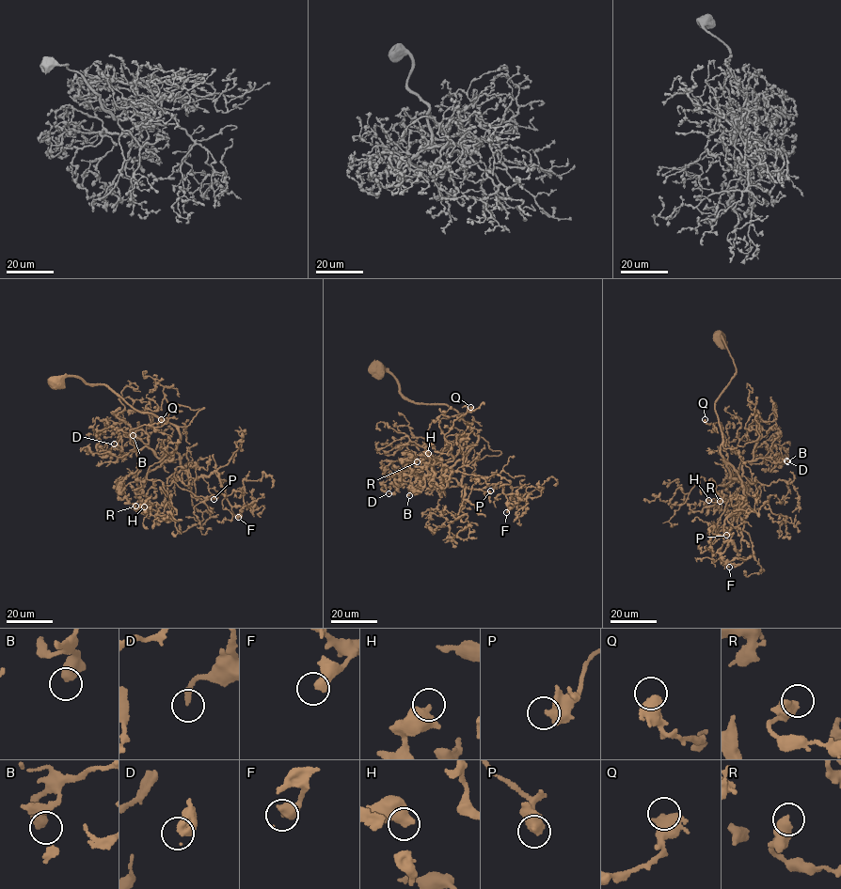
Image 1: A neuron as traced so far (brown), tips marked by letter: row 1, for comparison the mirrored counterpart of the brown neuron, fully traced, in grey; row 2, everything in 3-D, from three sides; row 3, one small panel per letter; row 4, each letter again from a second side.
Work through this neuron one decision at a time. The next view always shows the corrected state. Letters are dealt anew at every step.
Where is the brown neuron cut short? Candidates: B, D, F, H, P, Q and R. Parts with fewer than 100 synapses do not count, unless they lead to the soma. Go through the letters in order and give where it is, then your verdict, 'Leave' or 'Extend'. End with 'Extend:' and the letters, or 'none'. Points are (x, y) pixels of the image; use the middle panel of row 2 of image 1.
B: Place: (409, 495). Leave
D: Place: (388, 493). Leave
F: Place: (506, 512). Leave
H: Place: (428, 453). Leave
P: Place: (490, 491). Leave
Q: Place: (470, 407). Leave
R: Place: (417, 461). Leave
Extend: none

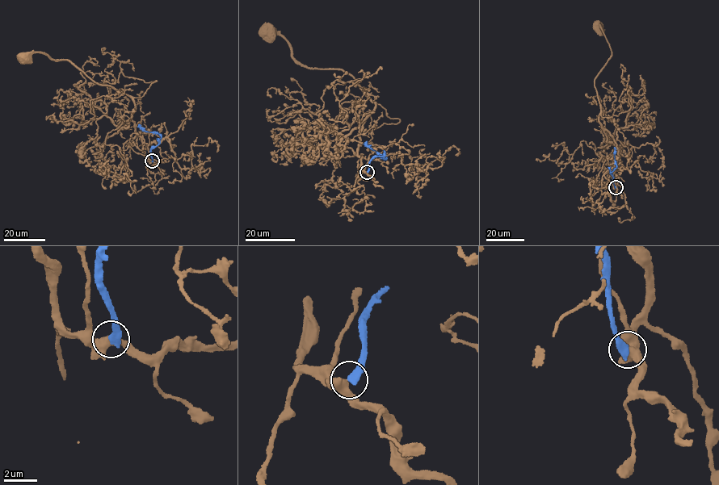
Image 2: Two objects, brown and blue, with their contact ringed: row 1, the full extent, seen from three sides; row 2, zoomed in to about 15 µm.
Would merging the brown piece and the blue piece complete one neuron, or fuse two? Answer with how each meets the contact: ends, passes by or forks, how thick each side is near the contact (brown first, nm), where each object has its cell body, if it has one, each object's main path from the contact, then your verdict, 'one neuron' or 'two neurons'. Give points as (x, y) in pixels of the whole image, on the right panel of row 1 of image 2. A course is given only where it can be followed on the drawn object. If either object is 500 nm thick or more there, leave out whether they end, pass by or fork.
brown passes by | blue ends | 440/480 nm | brown (599, 28) | blue none | brown via (615, 187), (618, 148), (599, 120), (601, 108), (594, 84), (612, 54), (601, 27), (599, 28) | blue via (615, 187), (610, 173), (616, 165), (614, 147) | two neurons

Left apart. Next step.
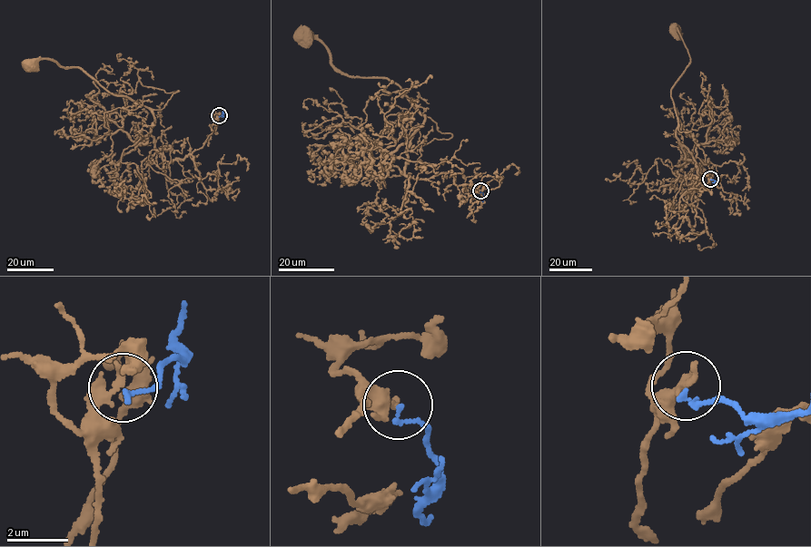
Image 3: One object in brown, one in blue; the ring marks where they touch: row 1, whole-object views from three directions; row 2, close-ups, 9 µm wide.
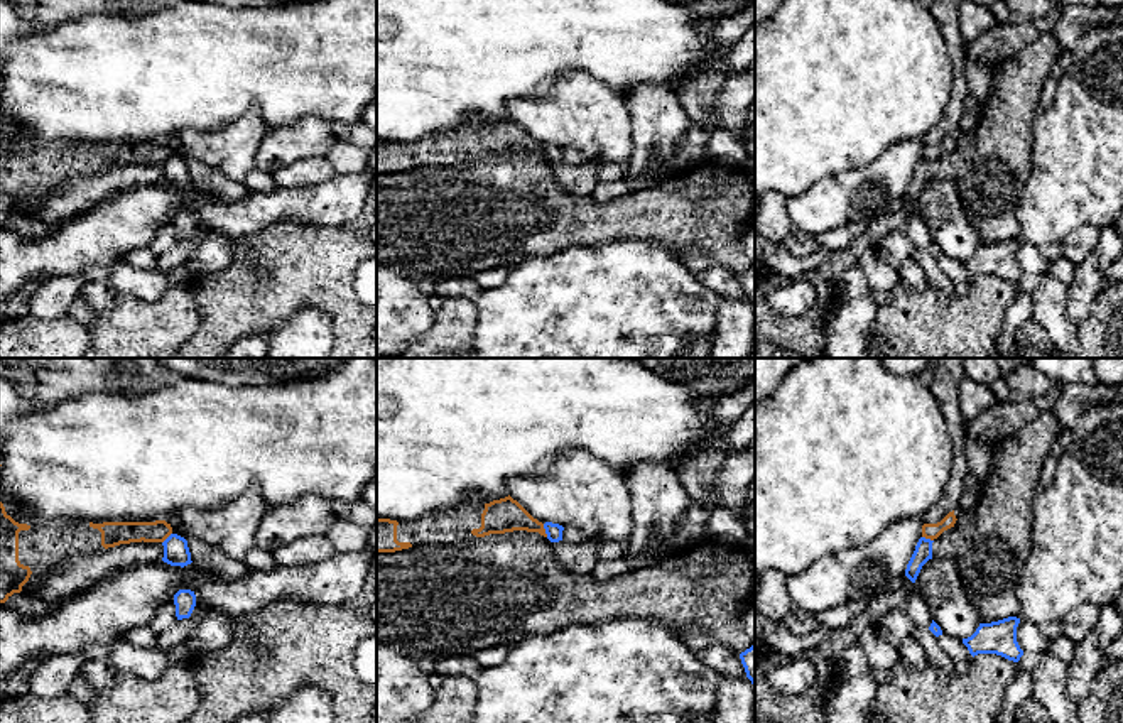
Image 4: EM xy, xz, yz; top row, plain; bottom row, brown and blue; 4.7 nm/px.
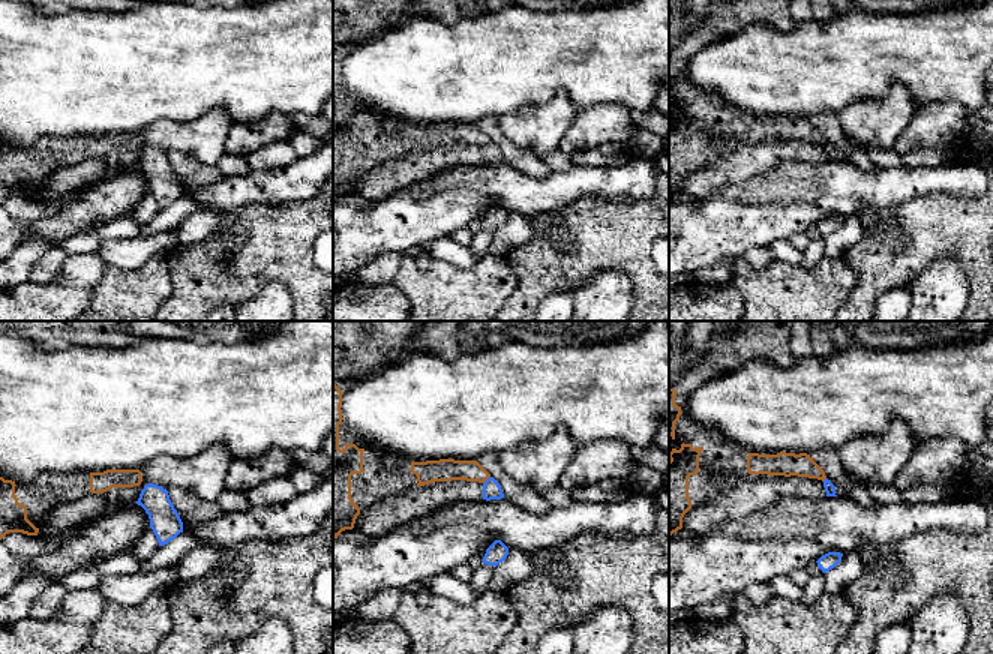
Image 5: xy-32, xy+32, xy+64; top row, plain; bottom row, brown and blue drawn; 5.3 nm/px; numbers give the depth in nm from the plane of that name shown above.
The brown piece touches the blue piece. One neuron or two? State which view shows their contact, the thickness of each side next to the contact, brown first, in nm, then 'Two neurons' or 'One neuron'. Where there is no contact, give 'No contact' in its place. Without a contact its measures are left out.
Touches brown in xz. Thickness 160 nm (brown) against 80 nm. Two neurons

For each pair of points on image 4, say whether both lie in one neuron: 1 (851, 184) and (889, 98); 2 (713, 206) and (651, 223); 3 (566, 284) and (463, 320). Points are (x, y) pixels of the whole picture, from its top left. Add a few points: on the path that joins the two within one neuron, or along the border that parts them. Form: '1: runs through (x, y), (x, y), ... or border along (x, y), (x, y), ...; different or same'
1: border along (890, 146), (863, 166), (841, 169), (819, 179); different
2: runs through (698, 210), (666, 212); same
3: border along (477, 301), (473, 340); different

